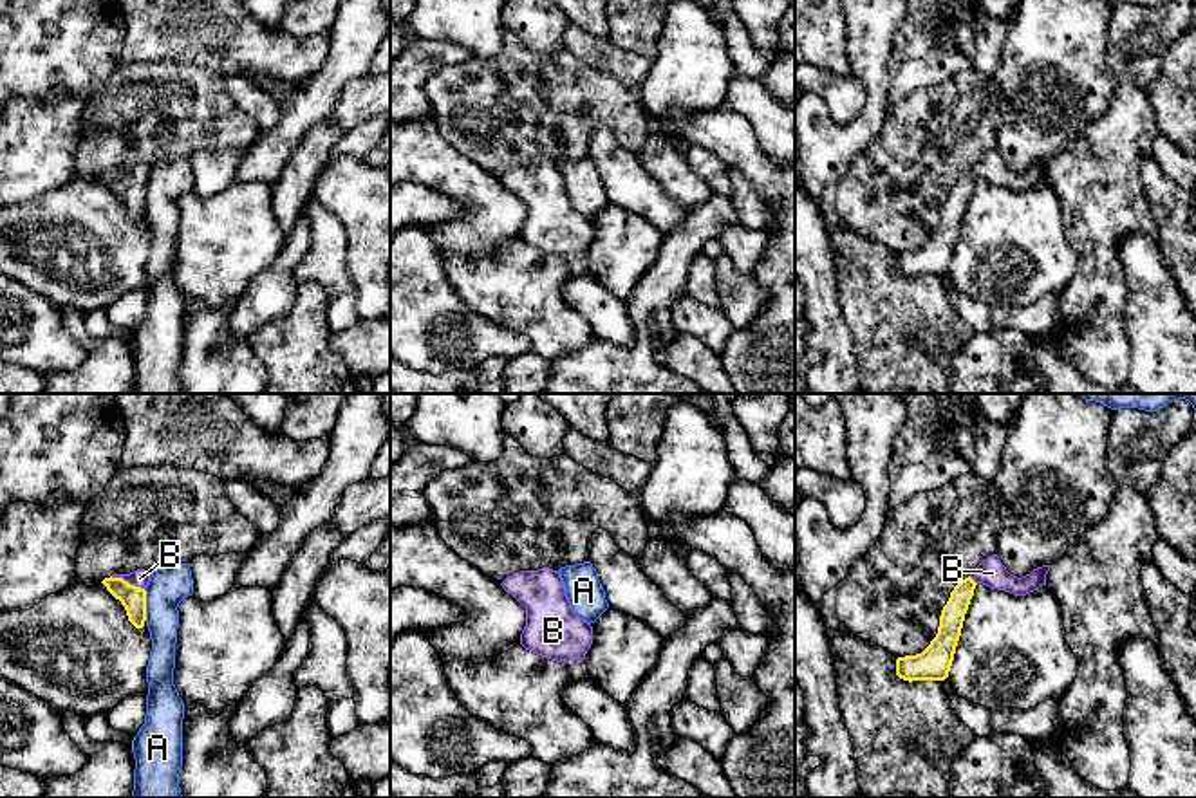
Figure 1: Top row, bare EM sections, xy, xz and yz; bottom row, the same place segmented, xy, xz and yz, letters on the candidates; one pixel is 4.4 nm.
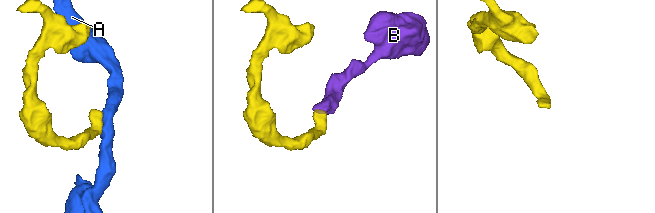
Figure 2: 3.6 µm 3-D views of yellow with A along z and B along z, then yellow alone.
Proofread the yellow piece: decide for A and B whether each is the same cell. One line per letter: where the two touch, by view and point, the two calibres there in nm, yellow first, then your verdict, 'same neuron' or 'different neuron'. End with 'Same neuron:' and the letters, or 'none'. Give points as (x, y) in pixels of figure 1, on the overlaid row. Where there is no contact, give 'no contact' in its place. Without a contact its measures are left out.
A: xy (145, 605) | 110/180 nm | different neuron
B: xy (127, 582) | 110/80 nm | same neuron
Same neuron: B

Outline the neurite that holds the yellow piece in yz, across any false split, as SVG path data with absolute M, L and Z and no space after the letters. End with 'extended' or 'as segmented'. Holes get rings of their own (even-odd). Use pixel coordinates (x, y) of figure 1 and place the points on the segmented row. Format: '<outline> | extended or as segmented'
M997 554L983 560L968 578L961 580L939 616L939 626L930 645L916 655L896 659L896 675L903 681L945 681L948 677L956 646L961 636L965 614L968 610L974 589L983 583L990 589L1004 590L1014 596L1026 596L1046 585L1050 565L1033 569L1017 578L1006 571Z | extended

